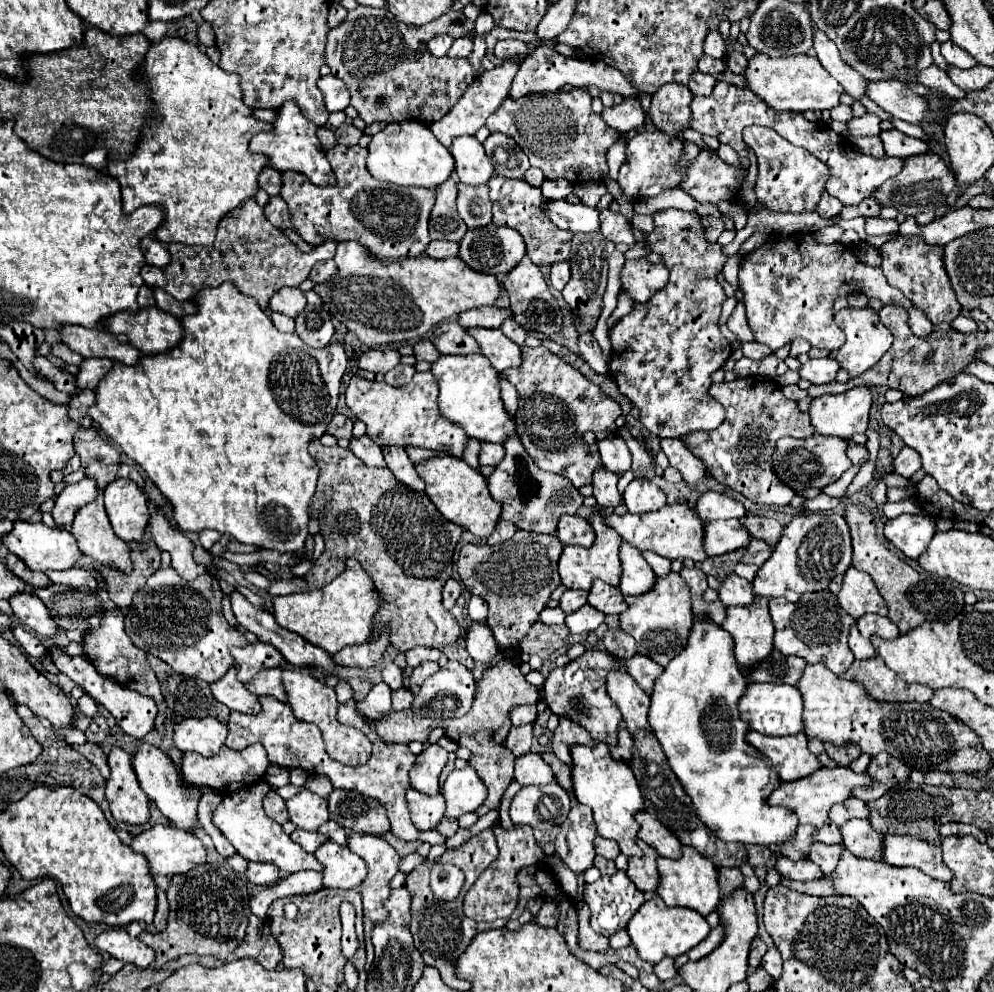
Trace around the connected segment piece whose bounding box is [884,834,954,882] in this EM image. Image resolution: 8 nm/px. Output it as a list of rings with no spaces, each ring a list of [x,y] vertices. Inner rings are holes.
[[[906,834],[884,836],[884,862],[890,866],[914,866],[924,874],[950,882],[954,874],[942,862],[942,846]]]

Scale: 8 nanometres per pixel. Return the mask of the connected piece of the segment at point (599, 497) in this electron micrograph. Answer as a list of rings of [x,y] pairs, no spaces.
[[[606,468],[594,472],[594,480],[592,480],[594,498],[600,508],[614,508],[614,506],[624,504],[624,498],[618,492],[616,484],[618,484],[618,476],[614,472],[610,472]]]

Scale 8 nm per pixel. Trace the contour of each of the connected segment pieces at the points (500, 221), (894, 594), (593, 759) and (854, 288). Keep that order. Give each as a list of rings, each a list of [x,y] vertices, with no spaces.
[[[492,176],[488,182],[490,188],[490,200],[494,204],[494,224],[496,226],[508,226],[522,234],[528,250],[528,258],[536,266],[552,266],[554,262],[568,262],[570,260],[570,246],[572,236],[568,230],[560,230],[550,222],[550,218],[544,214],[544,204],[548,204],[548,198],[542,196],[540,188],[530,186],[526,180],[510,180],[504,176]]]
[[[848,504],[846,506],[846,522],[852,532],[852,566],[870,574],[876,582],[880,594],[888,604],[888,618],[900,628],[902,634],[914,630],[924,622],[948,622],[964,610],[964,592],[958,582],[950,582],[948,578],[938,578],[936,574],[916,572],[904,560],[900,560],[894,552],[890,552],[878,538],[874,518],[868,510]]]
[[[598,744],[596,748],[574,746],[572,760],[574,760],[572,780],[574,780],[576,800],[592,808],[598,834],[602,838],[616,840],[620,844],[620,852],[626,854],[628,858],[638,856],[638,844],[636,844],[638,822],[634,816],[644,810],[644,798],[630,766],[614,760],[610,750],[602,744]]]
[[[800,232],[800,234],[792,234],[792,236],[784,236],[784,238],[774,238],[770,236],[758,250],[750,252],[744,256],[742,266],[740,266],[740,288],[744,294],[744,308],[746,308],[746,318],[748,324],[754,332],[756,342],[776,350],[782,348],[786,344],[790,344],[792,340],[804,338],[808,340],[814,348],[826,348],[826,350],[838,350],[845,342],[845,334],[834,326],[834,300],[838,298],[848,298],[854,292],[866,294],[868,298],[876,298],[882,304],[894,304],[894,306],[902,306],[908,312],[908,324],[914,336],[918,338],[926,338],[932,332],[932,322],[928,320],[926,314],[922,314],[922,310],[914,310],[914,304],[896,288],[892,288],[880,266],[868,266],[864,264],[852,246],[844,246],[842,242],[832,242],[832,244],[820,244],[818,240],[814,240],[812,232]]]

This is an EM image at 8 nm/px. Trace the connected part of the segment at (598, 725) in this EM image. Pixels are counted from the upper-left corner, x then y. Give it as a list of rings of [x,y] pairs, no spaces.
[[[588,648],[582,656],[572,660],[568,666],[554,668],[544,684],[544,700],[554,714],[566,716],[568,720],[586,728],[596,742],[604,742],[610,748],[618,744],[618,726],[622,722],[622,714],[618,706],[606,692],[606,678],[608,672],[612,670],[624,672],[626,668],[622,666],[622,662],[618,662],[616,656],[608,654],[608,650]]]

